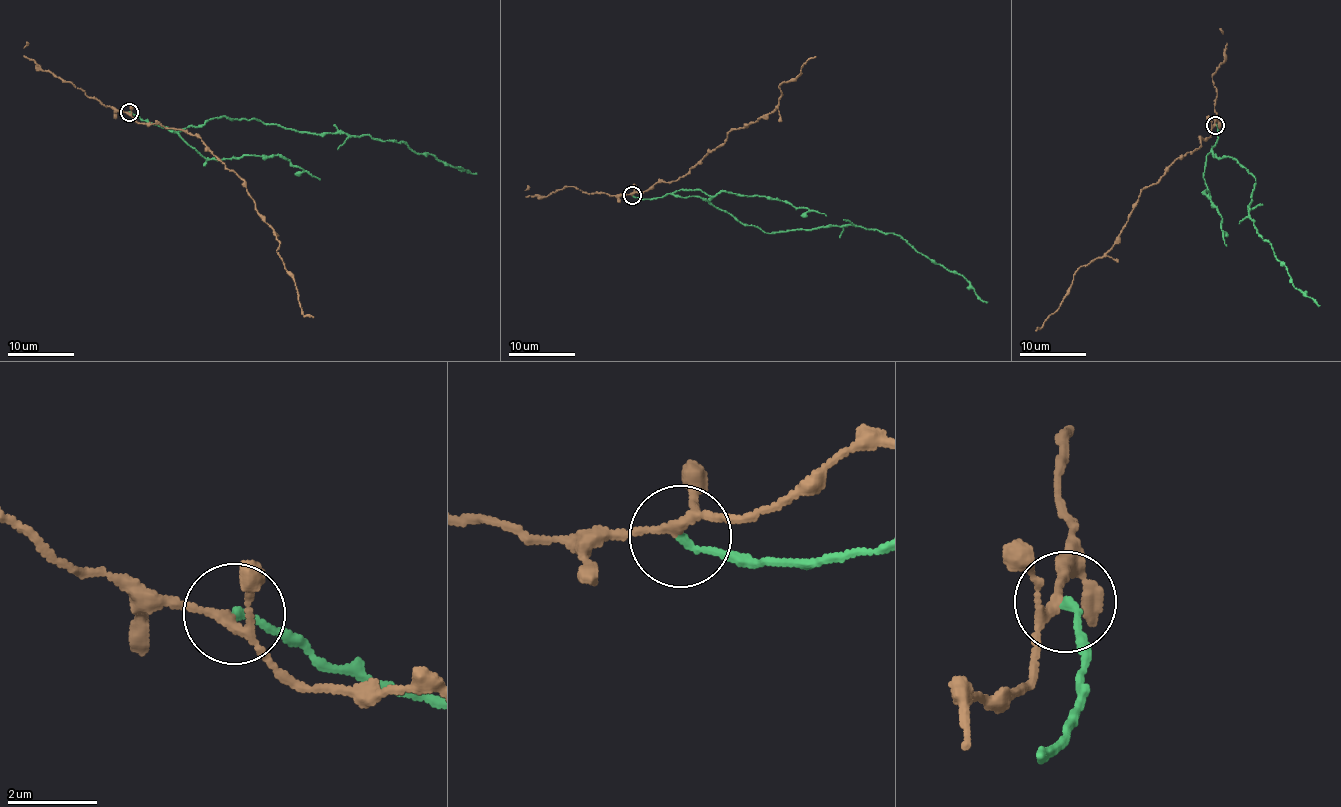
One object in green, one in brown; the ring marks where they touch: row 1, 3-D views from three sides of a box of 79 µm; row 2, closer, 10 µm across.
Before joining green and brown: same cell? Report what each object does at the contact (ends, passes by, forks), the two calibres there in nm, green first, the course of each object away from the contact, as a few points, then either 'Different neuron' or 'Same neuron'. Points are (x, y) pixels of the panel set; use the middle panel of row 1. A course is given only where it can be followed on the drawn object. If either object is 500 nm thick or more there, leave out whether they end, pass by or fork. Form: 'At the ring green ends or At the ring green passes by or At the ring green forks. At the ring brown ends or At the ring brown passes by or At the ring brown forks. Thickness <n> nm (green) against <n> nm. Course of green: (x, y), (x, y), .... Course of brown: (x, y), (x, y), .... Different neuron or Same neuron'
At the ring green ends. At the ring brown forks. Thickness 170 nm (green) against 170 nm. Course of green: (633, 196), (648, 199), (698, 195), (766, 233), (853, 225), (900, 234), (924, 256), (960, 273), (987, 303). Course of brown: (631, 196), (656, 183), (683, 177), (727, 134), (776, 108), (781, 94), (778, 86), (797, 76), (815, 56). Different neuron

